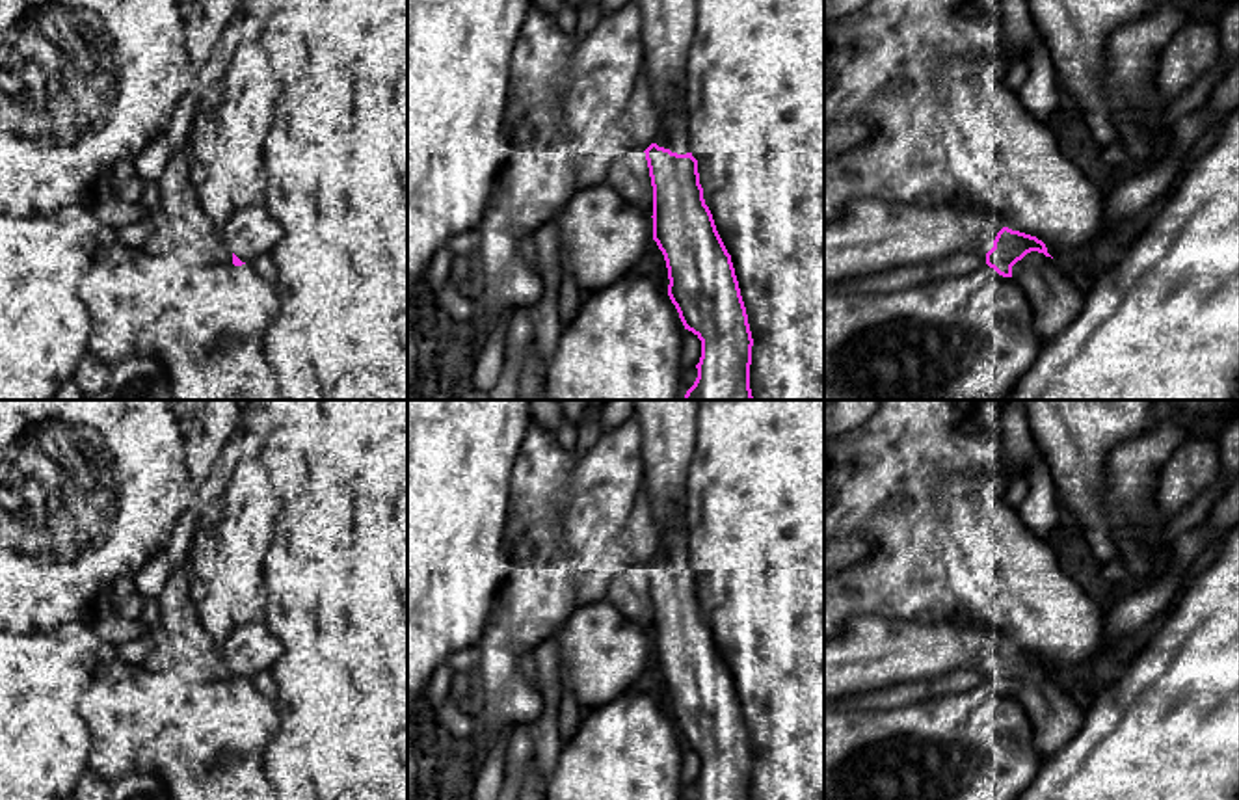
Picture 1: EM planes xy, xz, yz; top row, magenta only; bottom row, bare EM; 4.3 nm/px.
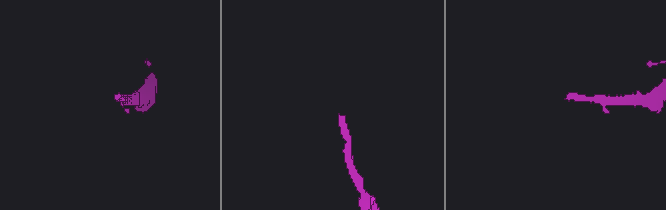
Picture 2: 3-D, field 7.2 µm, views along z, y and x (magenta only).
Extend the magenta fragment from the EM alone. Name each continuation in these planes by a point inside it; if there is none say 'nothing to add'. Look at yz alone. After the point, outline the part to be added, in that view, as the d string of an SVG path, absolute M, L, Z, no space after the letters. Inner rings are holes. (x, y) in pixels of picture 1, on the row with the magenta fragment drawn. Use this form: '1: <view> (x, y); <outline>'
1: yz (873, 237); M854 199L839 220L824 223L824 283L880 275L958 251L986 255L1003 227L995 212Z

